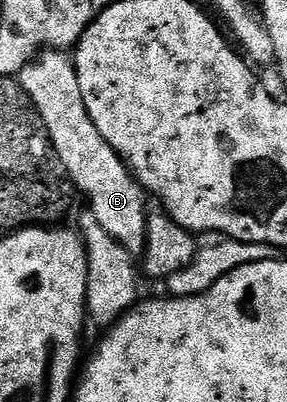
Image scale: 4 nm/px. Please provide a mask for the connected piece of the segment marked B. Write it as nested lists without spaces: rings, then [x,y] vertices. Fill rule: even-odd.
[[[64,52],[41,53],[28,64],[26,69],[20,71],[18,81],[40,114],[52,147],[55,148],[56,155],[62,160],[73,187],[79,193],[81,190],[88,197],[87,209],[96,217],[98,224],[102,224],[102,228],[106,228],[106,232],[110,232],[110,236],[114,236],[114,240],[118,240],[118,244],[122,244],[122,248],[126,248],[134,256],[143,255],[149,216],[149,211],[144,210],[146,191],[133,178],[131,170],[124,165],[123,158],[109,145],[102,136],[102,132],[98,132],[98,128],[94,128],[94,120],[90,120],[90,112],[86,112],[86,100],[82,100],[82,88],[78,88],[75,61]]]

